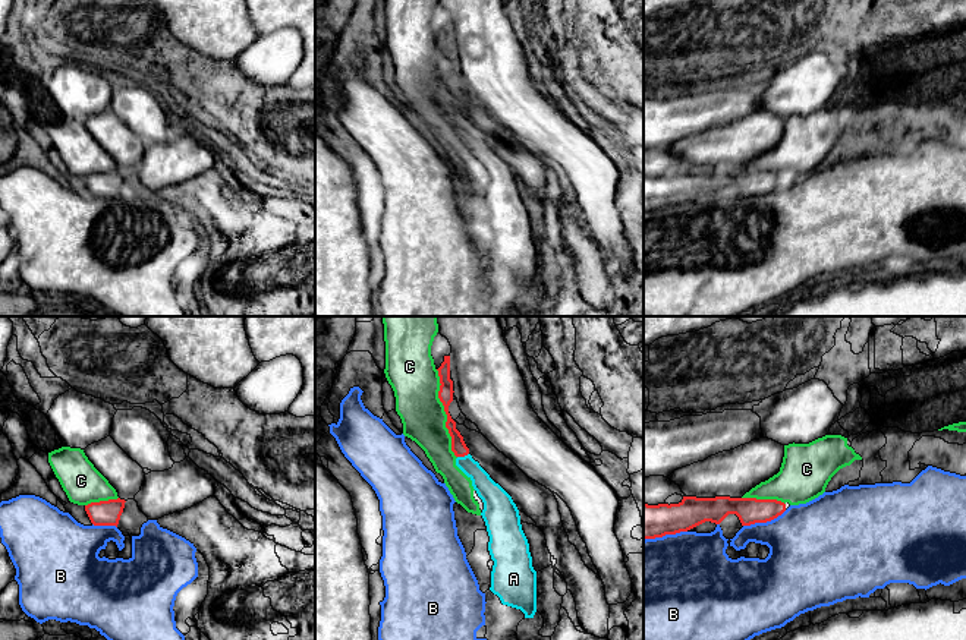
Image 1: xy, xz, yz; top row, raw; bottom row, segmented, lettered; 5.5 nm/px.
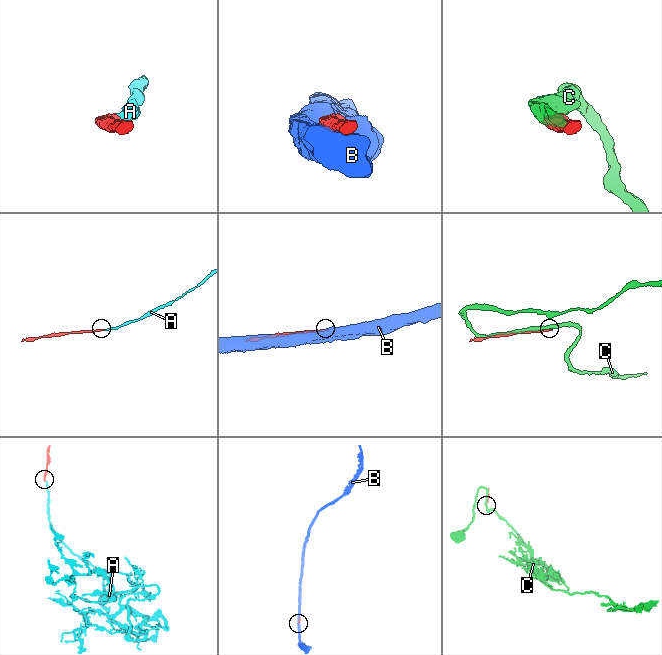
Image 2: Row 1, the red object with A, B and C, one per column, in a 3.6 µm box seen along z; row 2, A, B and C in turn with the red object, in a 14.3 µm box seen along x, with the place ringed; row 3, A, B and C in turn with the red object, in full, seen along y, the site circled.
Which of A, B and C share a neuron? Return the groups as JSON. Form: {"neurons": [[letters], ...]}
{"neurons": [["A"], ["B"], ["C"]]}

